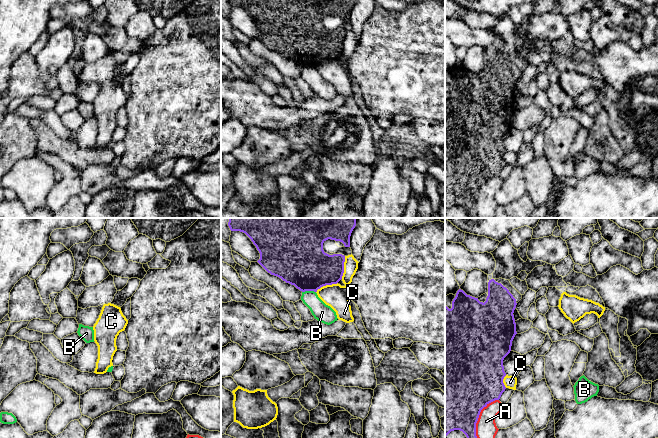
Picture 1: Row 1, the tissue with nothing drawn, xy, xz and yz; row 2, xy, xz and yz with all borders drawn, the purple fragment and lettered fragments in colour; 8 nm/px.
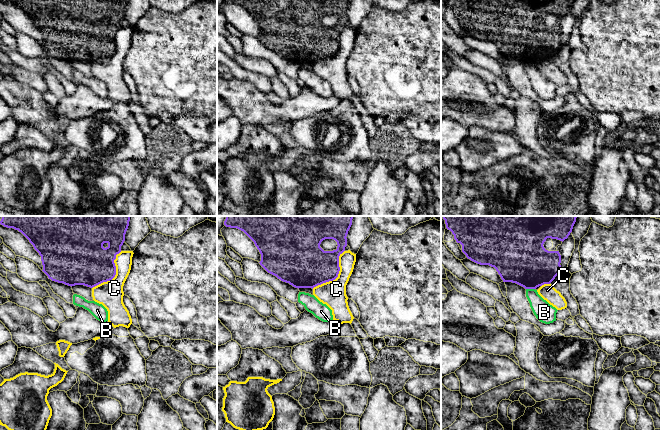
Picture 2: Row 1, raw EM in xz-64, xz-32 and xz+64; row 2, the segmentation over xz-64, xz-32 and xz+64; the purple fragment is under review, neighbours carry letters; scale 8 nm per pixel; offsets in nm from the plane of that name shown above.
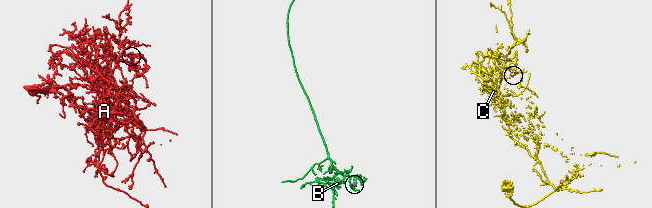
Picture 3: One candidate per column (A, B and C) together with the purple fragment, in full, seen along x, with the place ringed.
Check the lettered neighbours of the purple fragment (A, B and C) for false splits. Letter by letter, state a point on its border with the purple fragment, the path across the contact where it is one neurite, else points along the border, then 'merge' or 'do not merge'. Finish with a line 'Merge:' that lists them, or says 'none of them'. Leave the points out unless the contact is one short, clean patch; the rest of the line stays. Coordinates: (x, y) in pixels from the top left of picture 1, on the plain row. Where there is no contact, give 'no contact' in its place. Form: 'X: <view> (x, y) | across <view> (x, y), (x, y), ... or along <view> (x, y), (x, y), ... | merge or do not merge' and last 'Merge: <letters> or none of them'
A: yz (478, 193) | do not merge
B: xz (308, 66) | do not merge
C: xz (343, 43) | do not merge
Merge: none of them

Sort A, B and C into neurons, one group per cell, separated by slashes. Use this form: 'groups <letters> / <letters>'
groups A / B / C

